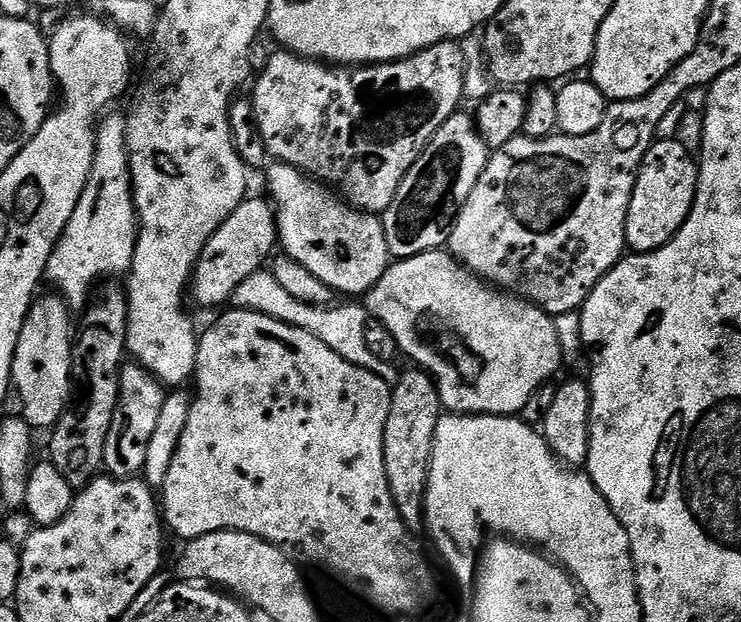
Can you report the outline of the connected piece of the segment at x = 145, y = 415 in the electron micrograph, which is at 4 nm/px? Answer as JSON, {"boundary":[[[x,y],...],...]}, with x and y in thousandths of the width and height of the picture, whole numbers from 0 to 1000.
{"boundary":[[[173,582],[162,593],[162,645],[157,654],[154,678],[148,685],[148,698],[143,704],[140,752],[144,764],[171,772],[193,760],[197,722],[201,720],[202,704],[208,704],[208,691],[213,686],[223,635],[223,619],[200,600],[190,585]]]}

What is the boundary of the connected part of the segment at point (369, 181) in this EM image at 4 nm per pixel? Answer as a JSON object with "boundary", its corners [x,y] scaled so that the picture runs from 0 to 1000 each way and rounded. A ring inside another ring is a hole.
{"boundary":[[[599,64],[547,96],[476,109],[412,96],[391,82],[372,80],[358,100],[351,124],[350,116],[344,124],[345,143],[337,150],[337,159],[345,177],[348,209],[354,209],[354,228],[359,228],[368,259],[397,267],[412,283],[436,293],[476,334],[516,344],[532,325],[543,286],[548,286],[591,203],[622,172],[621,164],[628,159],[626,114],[625,80],[614,64]]]}

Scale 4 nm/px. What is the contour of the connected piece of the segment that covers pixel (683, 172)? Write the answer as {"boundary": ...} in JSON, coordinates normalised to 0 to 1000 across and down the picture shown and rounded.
{"boundary":[[[912,222],[887,223],[858,281],[850,338],[845,344],[843,394],[854,407],[887,405],[912,381],[939,322],[945,272],[937,251]]]}

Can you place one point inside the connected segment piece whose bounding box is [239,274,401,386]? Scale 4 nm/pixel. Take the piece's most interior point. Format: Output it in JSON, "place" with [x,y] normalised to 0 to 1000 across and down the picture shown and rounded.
{"place":[463,529]}

